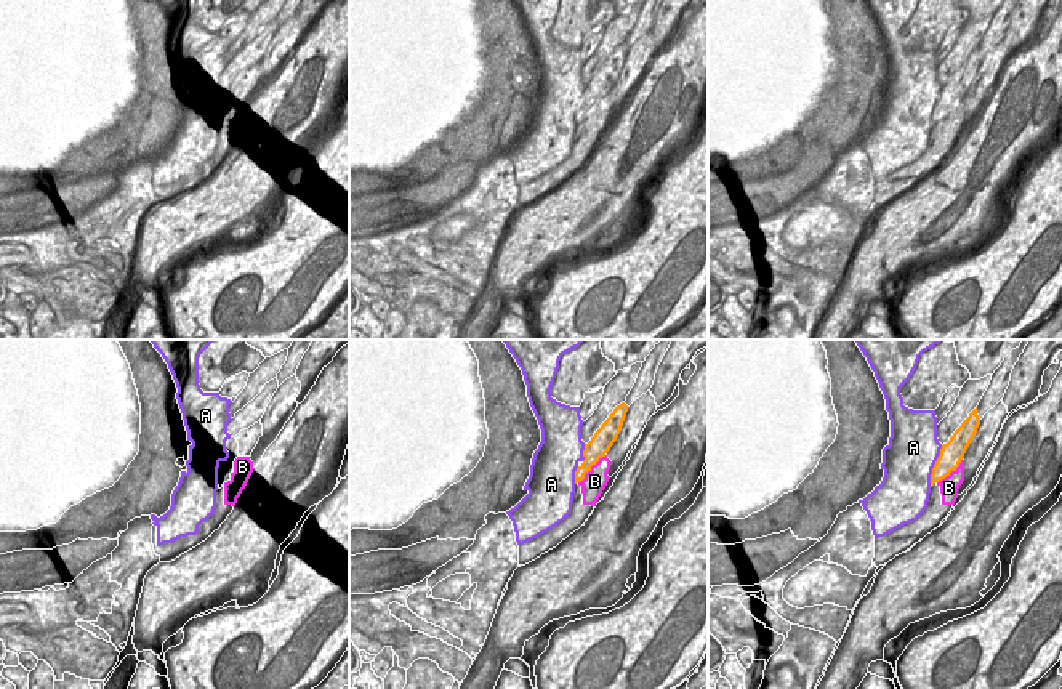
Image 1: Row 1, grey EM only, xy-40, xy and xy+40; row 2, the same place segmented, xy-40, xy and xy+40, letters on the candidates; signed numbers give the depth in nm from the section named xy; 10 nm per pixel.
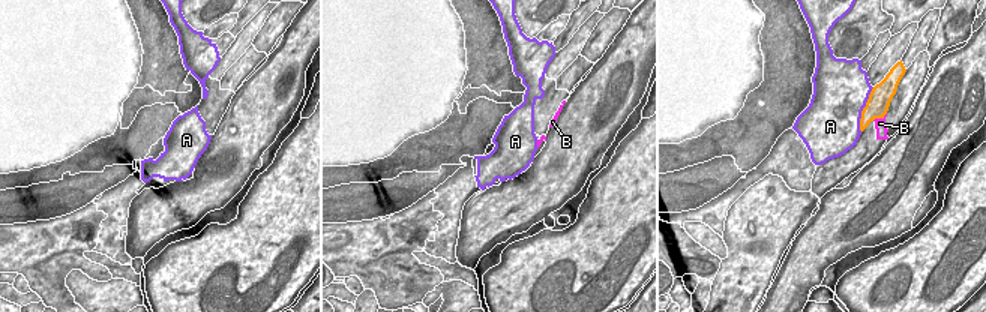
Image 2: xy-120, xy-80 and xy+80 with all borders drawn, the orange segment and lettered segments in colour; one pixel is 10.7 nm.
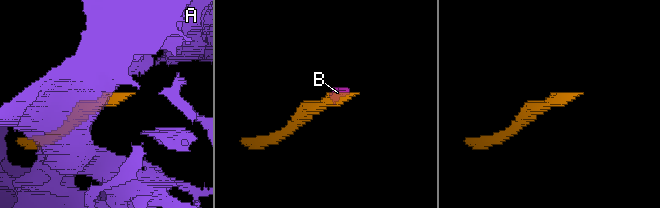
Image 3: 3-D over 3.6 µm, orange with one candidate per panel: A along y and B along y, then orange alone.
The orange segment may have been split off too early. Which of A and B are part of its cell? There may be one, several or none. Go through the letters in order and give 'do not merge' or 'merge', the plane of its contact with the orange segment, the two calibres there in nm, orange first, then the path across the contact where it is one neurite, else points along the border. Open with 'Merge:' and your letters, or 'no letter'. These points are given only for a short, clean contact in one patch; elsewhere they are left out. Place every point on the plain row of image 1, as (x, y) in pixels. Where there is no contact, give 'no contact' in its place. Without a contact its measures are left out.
Merge: no letter
A: do not merge; contact in xy+40; calibres 240 and 480 nm
B: do not merge; contact in xy; calibres 200 and 240 nm; border xy (606, 96), (579, 124)

